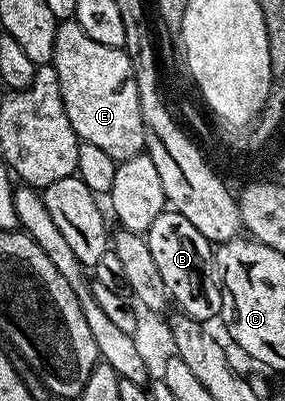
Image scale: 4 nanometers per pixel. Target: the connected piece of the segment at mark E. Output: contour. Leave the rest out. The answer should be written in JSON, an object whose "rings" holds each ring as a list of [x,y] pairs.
{"rings":[[[63,21],[59,23],[53,45],[53,65],[57,69],[57,81],[61,85],[61,97],[65,101],[69,125],[73,125],[82,142],[98,145],[116,161],[128,159],[144,150],[145,125],[141,121],[141,101],[137,93],[137,81],[133,77],[133,65],[124,48],[101,45],[101,41],[93,41],[93,37],[89,37],[79,23]]]}

